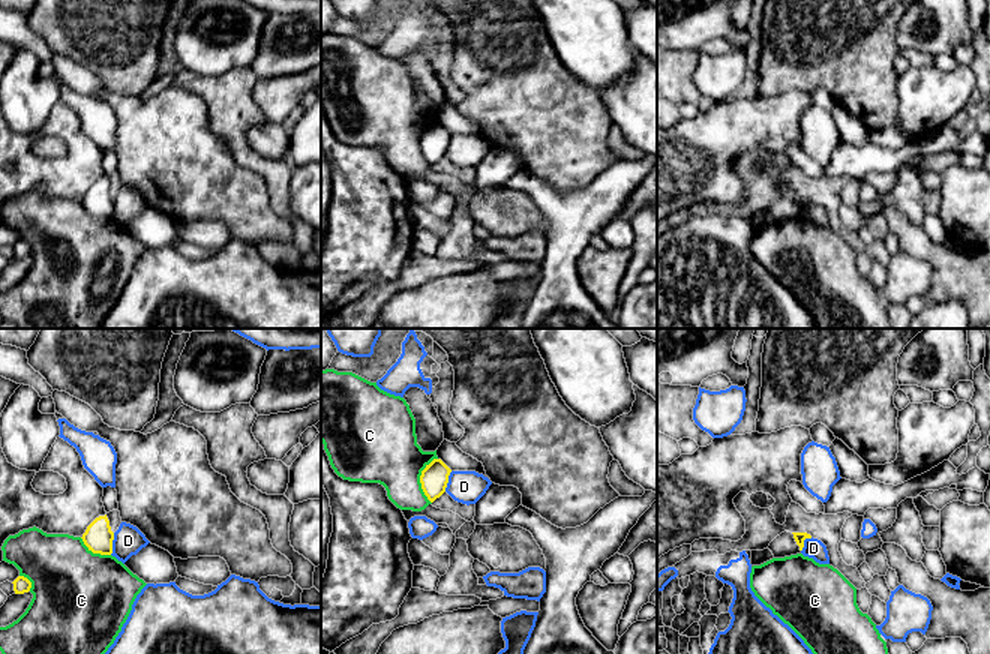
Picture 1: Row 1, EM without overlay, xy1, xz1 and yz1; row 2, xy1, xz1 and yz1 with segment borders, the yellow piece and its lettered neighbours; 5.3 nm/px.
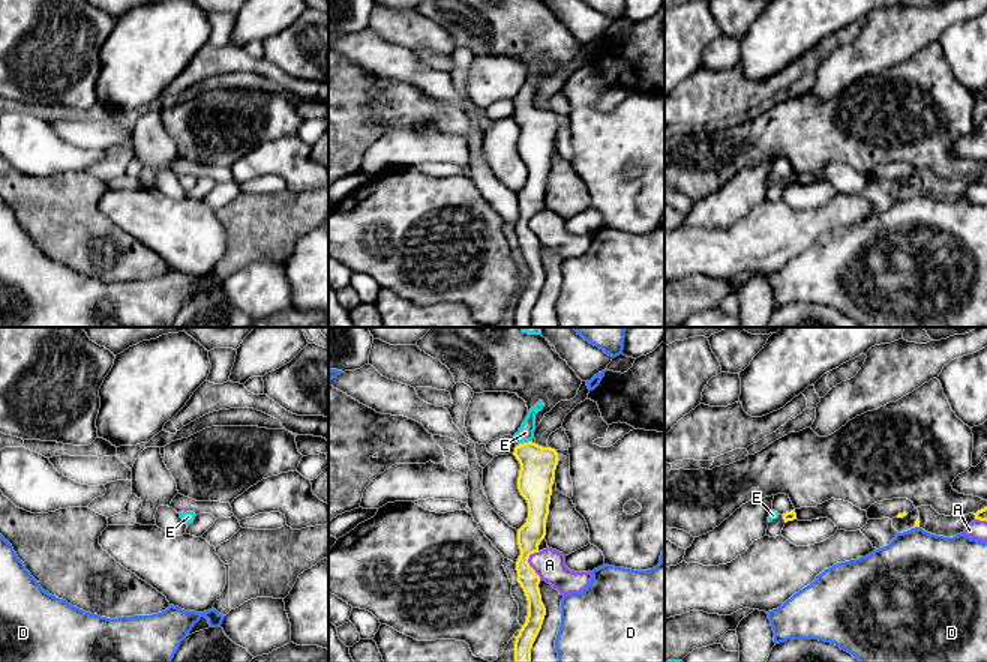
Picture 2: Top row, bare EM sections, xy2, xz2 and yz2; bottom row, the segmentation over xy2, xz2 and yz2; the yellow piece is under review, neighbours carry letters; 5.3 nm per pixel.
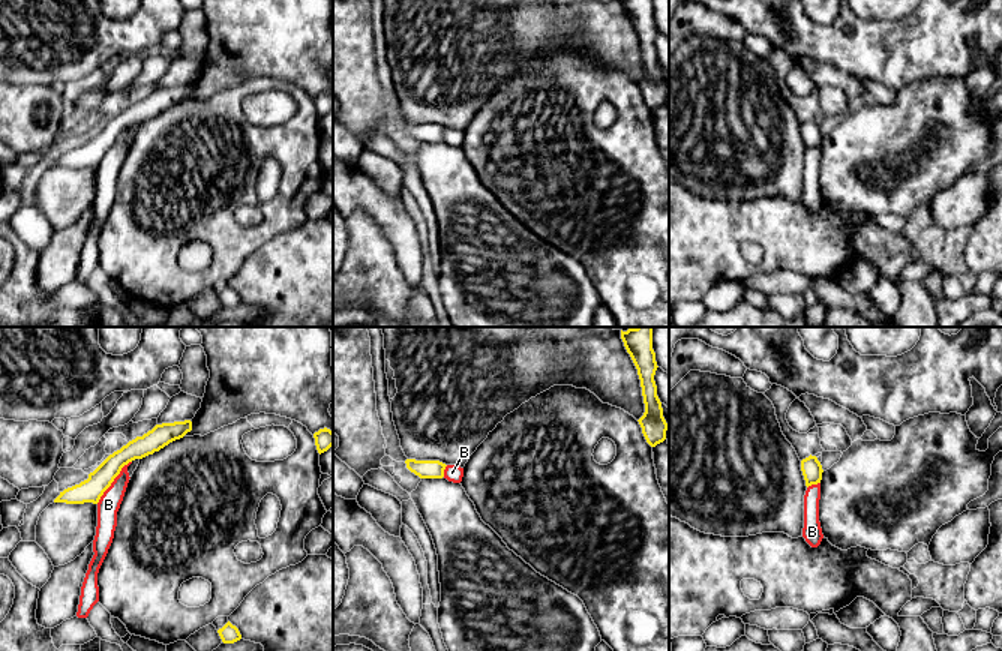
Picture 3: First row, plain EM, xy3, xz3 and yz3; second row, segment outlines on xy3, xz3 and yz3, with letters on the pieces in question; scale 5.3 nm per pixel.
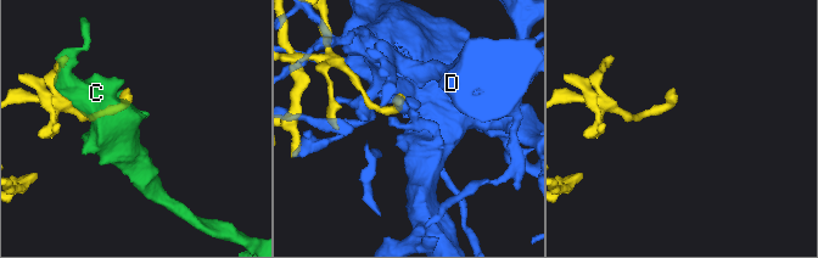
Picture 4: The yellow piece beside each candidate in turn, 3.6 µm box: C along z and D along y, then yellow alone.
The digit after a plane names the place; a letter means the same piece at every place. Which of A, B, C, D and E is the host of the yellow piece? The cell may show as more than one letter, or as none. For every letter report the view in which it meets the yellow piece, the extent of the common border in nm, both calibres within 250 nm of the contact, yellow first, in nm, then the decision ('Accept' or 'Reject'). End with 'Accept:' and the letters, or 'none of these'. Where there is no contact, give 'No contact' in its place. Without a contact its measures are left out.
A: Touches yellow in xz2. Shared border 160 nm. Thickness 140 nm (yellow) against 170 nm. Reject
B: Touches yellow in xy3. Shared border 300 nm. Thickness 130 nm (yellow) against 120 nm. Reject
C: Touches yellow in xz1. Shared border 260 nm. Thickness 150 nm (yellow) against 360 nm. Reject
D: Touches yellow in xy1. Shared border 120 nm. Thickness 160 nm (yellow) against 160 nm. Reject
E: Touches yellow in xz2. Shared border 70 nm. Thickness 190 nm (yellow) against 90 nm. Accept
Accept: E

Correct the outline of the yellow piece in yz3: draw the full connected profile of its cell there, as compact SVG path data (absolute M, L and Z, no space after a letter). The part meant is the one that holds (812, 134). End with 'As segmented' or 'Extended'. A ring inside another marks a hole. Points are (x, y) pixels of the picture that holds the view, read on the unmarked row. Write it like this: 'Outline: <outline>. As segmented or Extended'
Outline: M808 120L801 124L801 135L806 144L806 150L818 148L822 144L822 129L816 120Z. As segmented

